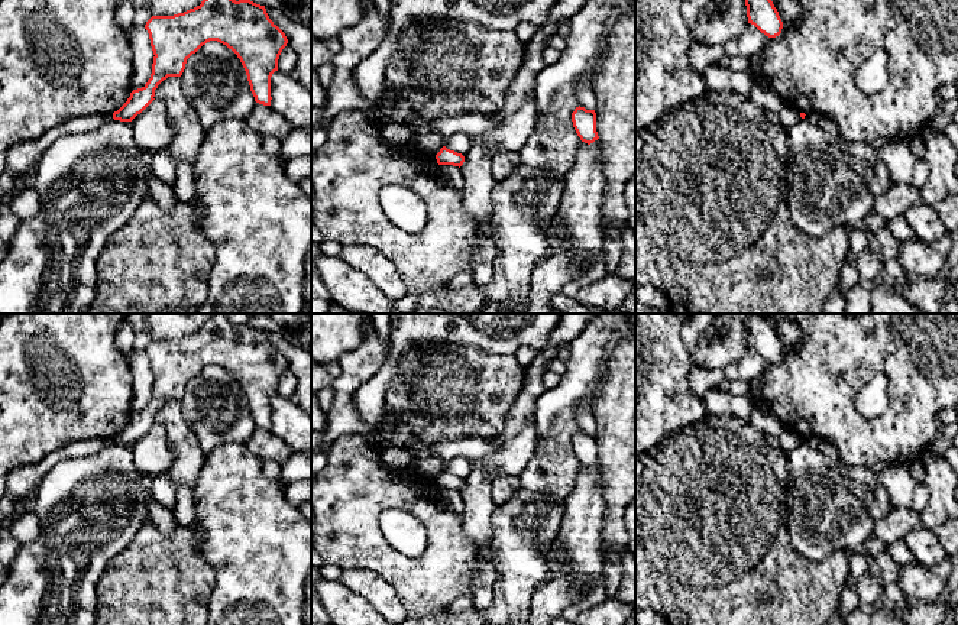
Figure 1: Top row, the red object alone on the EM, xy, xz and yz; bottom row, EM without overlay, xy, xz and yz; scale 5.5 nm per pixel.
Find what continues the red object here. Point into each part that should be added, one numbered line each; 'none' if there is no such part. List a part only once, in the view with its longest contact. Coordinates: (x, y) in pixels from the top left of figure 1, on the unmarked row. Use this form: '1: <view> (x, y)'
none

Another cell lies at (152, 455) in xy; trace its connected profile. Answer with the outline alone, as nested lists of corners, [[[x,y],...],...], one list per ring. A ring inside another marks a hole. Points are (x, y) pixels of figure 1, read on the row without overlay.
[[[153,424],[137,438],[132,444],[132,450],[135,467],[152,477],[166,473],[175,459],[166,431],[159,424]]]

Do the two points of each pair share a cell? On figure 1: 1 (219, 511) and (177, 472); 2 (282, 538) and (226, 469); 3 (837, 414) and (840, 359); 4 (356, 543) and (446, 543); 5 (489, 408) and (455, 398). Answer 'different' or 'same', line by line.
1: different
2: same
3: same
4: same
5: same

